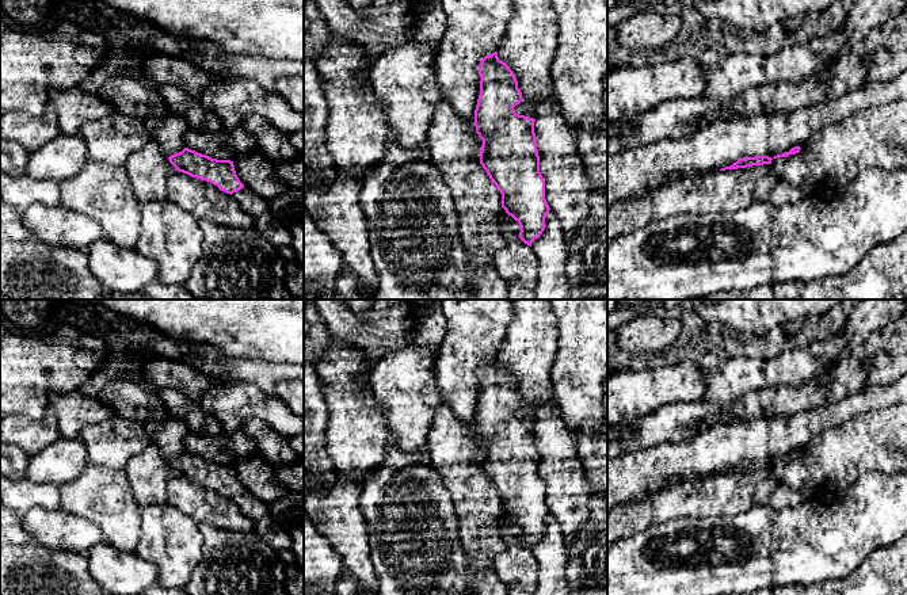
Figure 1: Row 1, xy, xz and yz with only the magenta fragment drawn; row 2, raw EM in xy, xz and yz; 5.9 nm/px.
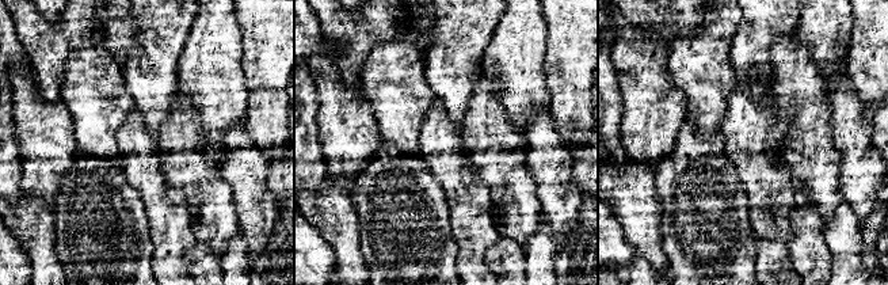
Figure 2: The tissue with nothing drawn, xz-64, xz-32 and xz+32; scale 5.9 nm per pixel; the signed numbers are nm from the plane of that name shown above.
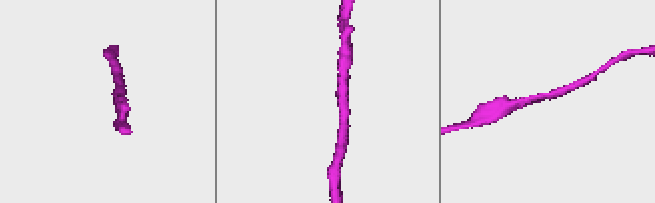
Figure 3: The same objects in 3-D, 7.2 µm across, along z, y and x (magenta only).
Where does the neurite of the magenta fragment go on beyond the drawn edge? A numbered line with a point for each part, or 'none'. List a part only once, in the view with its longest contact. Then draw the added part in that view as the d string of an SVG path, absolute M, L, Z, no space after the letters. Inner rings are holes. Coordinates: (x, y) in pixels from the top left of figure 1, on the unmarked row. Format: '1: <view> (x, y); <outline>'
none

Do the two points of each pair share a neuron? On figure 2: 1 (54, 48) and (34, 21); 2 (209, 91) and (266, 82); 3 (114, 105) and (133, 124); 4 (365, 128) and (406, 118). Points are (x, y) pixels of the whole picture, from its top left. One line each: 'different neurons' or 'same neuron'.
1: same neuron
2: different neurons
3: different neurons
4: different neurons

